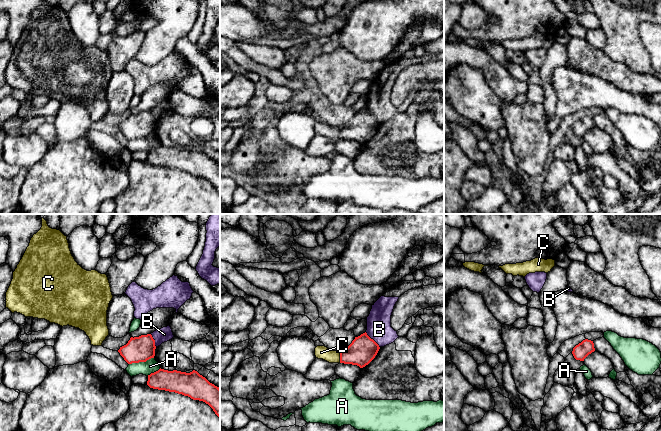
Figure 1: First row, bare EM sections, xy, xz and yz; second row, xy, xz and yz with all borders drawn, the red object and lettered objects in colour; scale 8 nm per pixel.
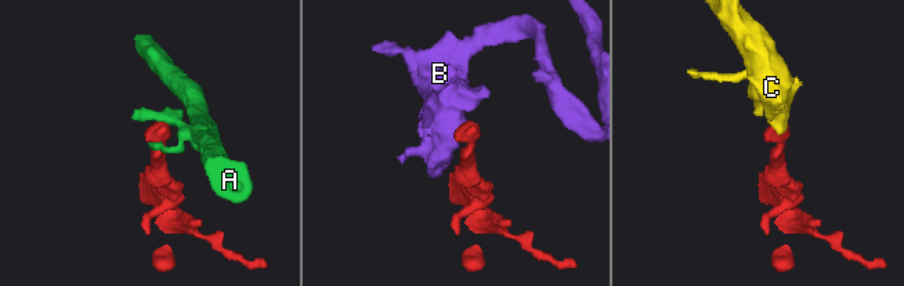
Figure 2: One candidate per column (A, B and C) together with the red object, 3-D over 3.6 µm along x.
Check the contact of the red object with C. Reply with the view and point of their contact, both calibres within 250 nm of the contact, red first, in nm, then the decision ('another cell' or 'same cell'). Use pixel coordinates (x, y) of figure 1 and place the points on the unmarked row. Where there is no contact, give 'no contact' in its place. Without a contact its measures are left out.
xz (340, 133) | 220/110 nm | same cell

